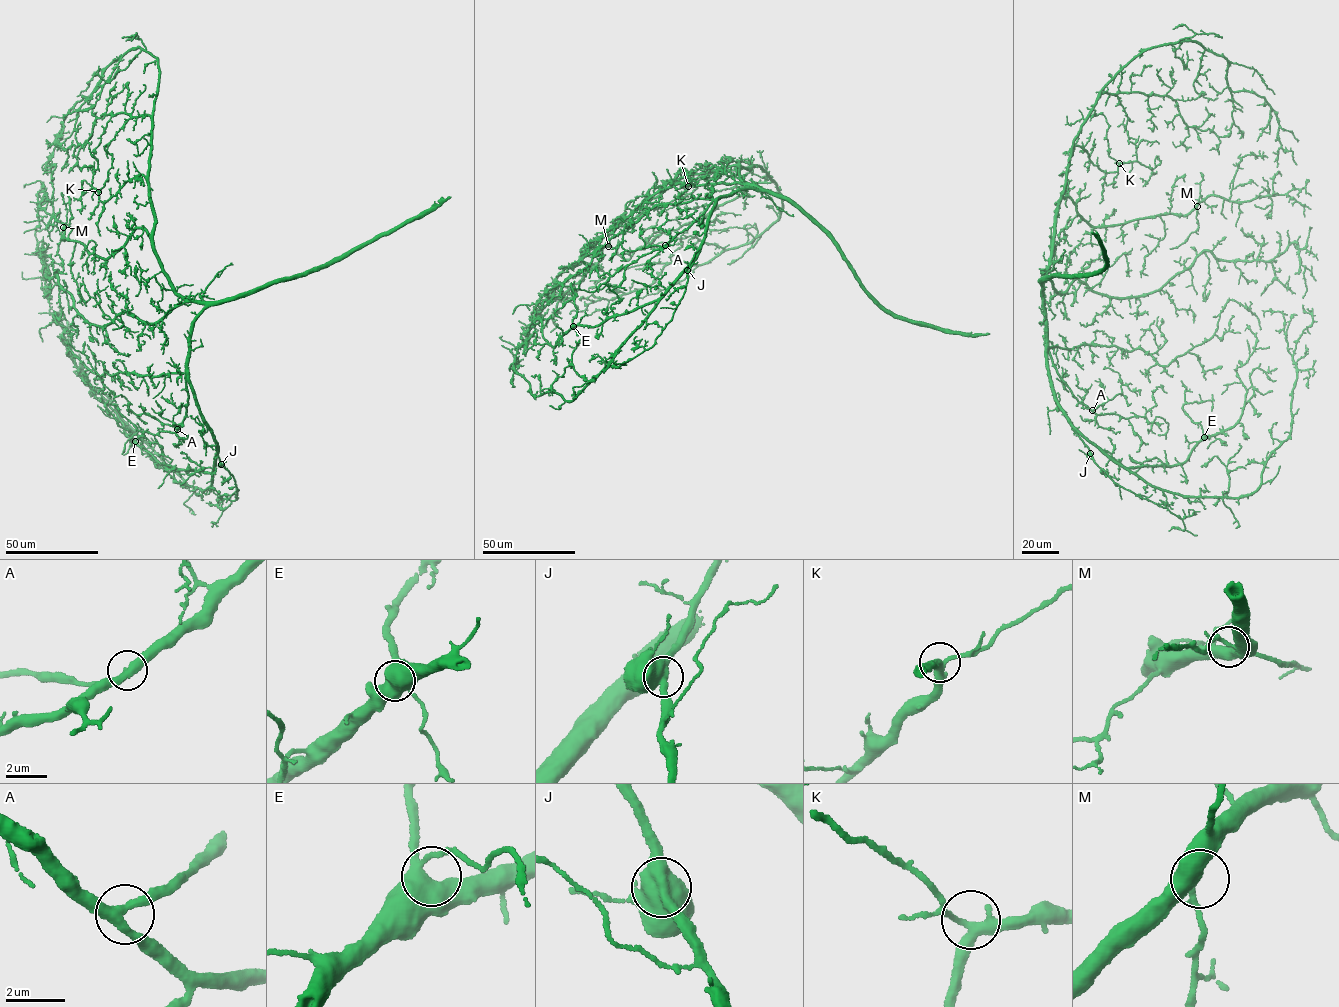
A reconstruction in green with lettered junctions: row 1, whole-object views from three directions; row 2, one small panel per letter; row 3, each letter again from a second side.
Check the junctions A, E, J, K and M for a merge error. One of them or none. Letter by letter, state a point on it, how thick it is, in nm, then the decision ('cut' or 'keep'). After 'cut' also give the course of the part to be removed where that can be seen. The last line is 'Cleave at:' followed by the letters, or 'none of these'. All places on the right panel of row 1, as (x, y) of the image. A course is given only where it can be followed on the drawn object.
A: at (1092, 410); 360 nm thick; keep
E: at (1204, 437); 500 nm thick; keep
J: at (1090, 453); 550 nm thick; keep
K: at (1119, 163); 320 nm thick; keep
M: at (1197, 206); 360 nm thick; keep
Cleave at: none of these

